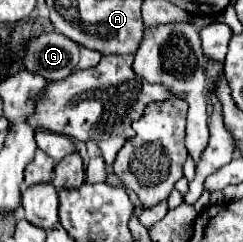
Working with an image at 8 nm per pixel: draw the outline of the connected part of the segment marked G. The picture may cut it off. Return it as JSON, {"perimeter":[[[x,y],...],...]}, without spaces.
{"perimeter":[[[44,33],[26,43],[26,69],[48,81],[66,79],[74,69],[94,67],[100,59],[102,53],[86,49],[58,33]]]}

